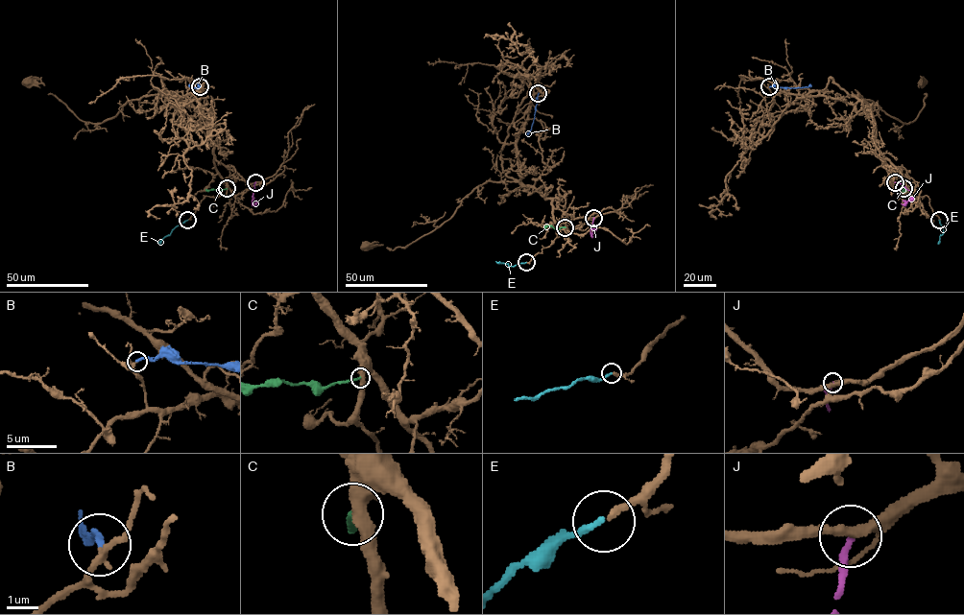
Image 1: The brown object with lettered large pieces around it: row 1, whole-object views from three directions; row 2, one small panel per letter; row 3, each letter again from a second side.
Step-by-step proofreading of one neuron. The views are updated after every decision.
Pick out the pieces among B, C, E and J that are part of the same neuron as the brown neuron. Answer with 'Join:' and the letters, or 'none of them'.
Join: E

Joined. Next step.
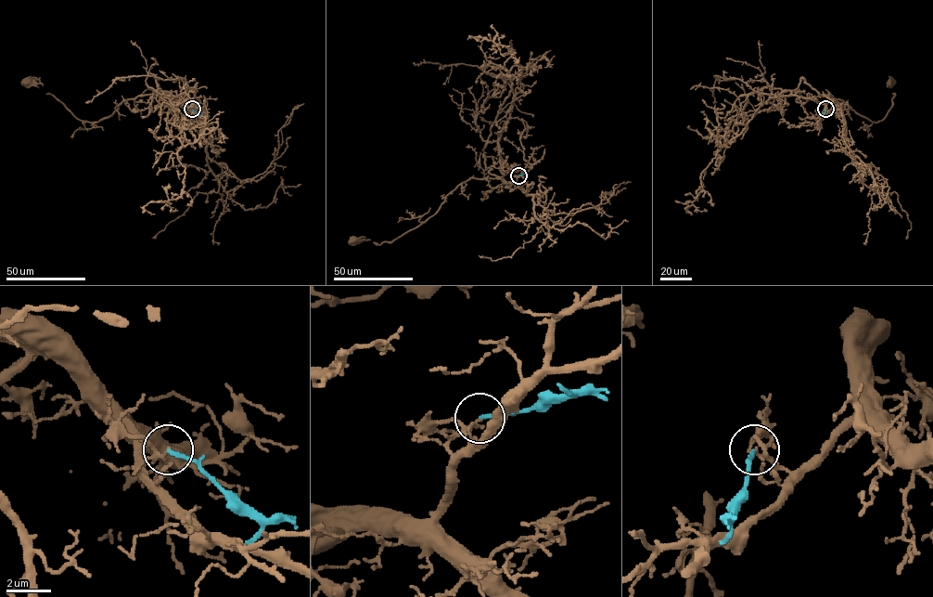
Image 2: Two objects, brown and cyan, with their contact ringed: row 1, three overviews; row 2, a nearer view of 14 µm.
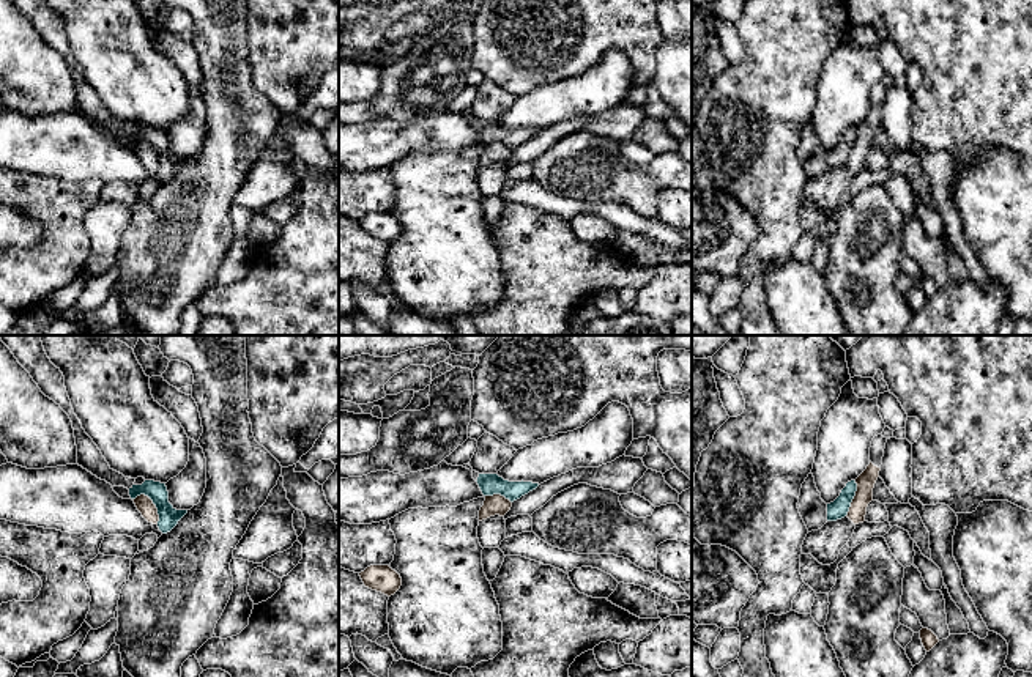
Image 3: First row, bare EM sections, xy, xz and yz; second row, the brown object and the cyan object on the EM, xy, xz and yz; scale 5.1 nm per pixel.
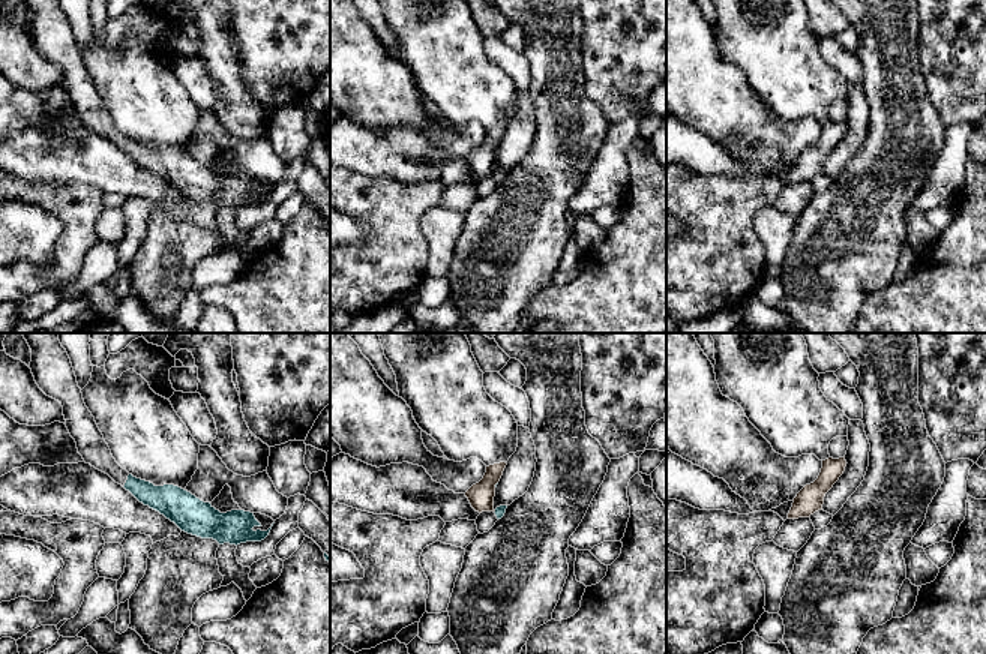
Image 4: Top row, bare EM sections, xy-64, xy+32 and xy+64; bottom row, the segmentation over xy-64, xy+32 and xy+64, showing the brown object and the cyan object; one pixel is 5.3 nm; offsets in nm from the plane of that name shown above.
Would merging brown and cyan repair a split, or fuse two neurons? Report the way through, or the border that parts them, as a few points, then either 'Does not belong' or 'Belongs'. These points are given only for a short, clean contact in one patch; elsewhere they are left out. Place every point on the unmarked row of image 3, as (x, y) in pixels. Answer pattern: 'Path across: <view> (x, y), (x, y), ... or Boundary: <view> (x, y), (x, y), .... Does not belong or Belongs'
Boundary: xy (133, 145), (145, 142), (156, 156), (158, 170). Does not belong

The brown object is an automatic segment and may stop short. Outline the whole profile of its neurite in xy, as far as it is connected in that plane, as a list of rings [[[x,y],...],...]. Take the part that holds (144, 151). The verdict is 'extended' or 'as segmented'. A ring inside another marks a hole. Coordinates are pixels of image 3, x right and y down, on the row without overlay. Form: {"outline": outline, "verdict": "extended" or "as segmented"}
{"outline": [[[140,142],[132,148],[134,148],[137,157],[142,161],[142,164],[148,170],[158,172],[158,168],[159,168],[158,156],[148,143]]], "verdict": "as segmented"}

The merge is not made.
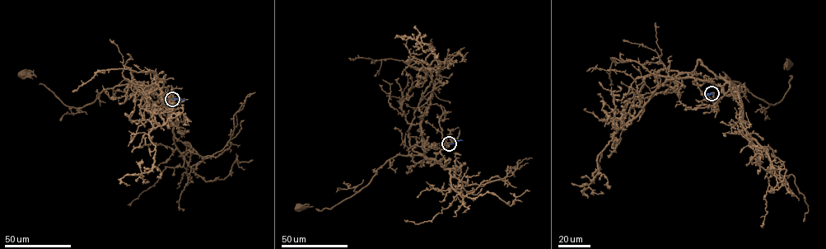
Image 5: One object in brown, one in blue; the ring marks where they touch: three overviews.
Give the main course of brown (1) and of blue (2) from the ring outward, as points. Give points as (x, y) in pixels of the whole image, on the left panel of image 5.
1: (172, 99), (164, 102), (151, 90), (124, 84), (104, 89), (81, 107), (71, 107), (34, 76), (22, 74)
2: (172, 99), (185, 100)

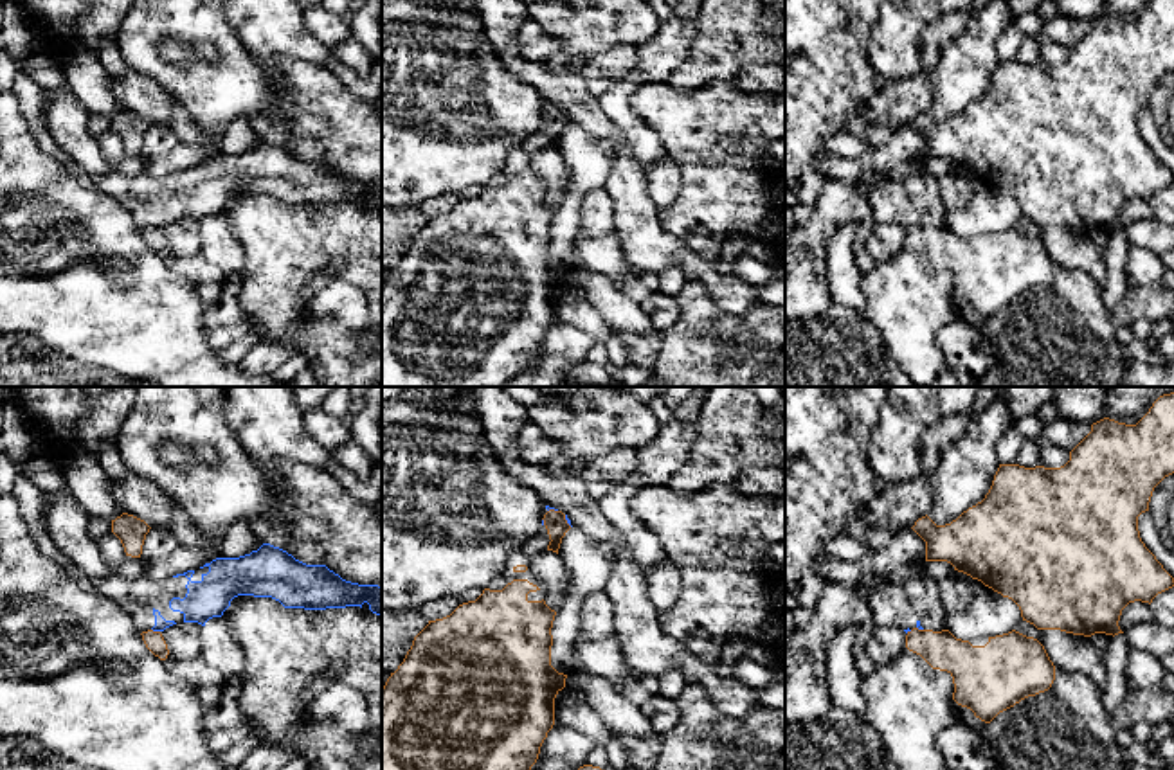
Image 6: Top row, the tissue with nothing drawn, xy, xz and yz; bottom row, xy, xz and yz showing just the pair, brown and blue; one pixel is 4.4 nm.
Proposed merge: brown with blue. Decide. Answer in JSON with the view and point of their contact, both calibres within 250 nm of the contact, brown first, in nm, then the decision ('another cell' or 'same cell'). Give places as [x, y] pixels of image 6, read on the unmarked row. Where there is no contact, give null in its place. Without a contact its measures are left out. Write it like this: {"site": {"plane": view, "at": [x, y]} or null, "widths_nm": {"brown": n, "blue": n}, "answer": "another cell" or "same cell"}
{"site": {"plane": "xy", "at": [155, 229]}, "widths_nm": {"brown": 90, "blue": 60}, "answer": "another cell"}

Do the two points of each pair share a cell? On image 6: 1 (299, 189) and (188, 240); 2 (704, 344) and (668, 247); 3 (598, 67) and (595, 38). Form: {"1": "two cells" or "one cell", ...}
{"1": "two cells", "2": "two cells", "3": "two cells"}

